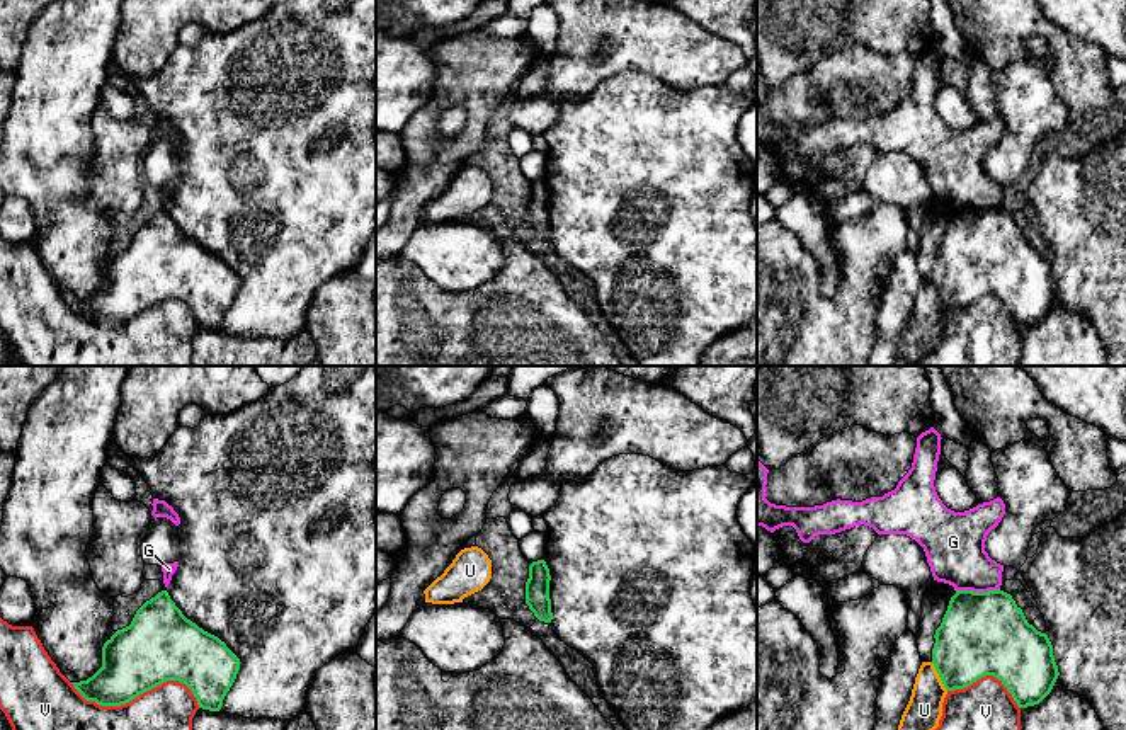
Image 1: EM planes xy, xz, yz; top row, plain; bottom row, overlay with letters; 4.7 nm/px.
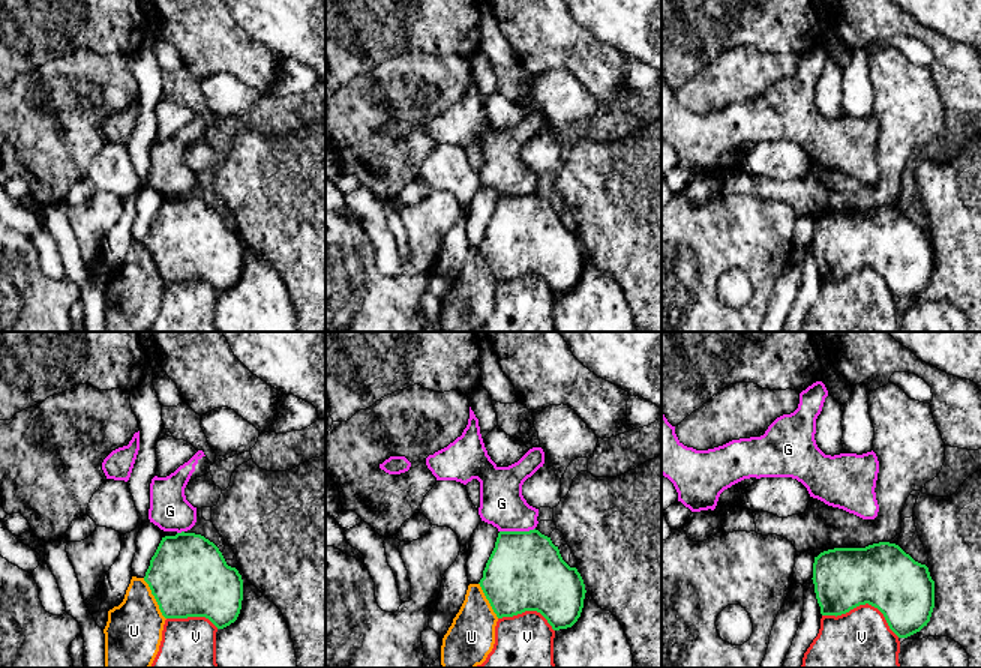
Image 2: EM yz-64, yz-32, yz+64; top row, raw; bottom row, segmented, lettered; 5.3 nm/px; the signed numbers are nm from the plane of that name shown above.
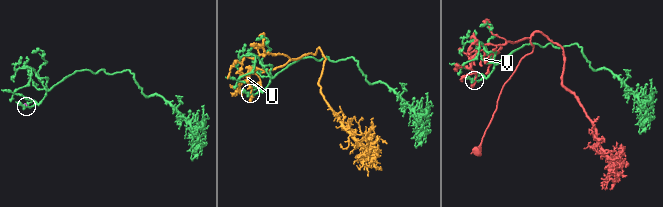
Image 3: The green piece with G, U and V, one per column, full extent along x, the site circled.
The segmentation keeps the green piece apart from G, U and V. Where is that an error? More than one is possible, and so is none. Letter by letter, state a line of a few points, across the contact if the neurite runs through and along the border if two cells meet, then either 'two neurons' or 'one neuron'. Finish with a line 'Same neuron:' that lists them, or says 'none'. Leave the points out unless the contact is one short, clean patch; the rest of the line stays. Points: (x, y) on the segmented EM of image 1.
G: yz (999, 587), (956, 593) | two neurons
U: two neurons
V: two neurons
Same neuron: none

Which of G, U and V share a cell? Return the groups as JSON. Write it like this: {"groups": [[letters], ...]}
{"groups": [["G"], ["U"], ["V"]]}

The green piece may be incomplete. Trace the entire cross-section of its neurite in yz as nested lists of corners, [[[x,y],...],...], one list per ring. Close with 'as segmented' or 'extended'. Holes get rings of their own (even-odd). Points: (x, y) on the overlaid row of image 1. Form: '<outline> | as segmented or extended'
[[[1000,589],[958,590],[934,638],[932,664],[947,691],[964,689],[985,676],[993,676],[1019,708],[1027,708],[1039,704],[1060,676],[1048,635],[1029,624],[1012,596]]] | as segmented

